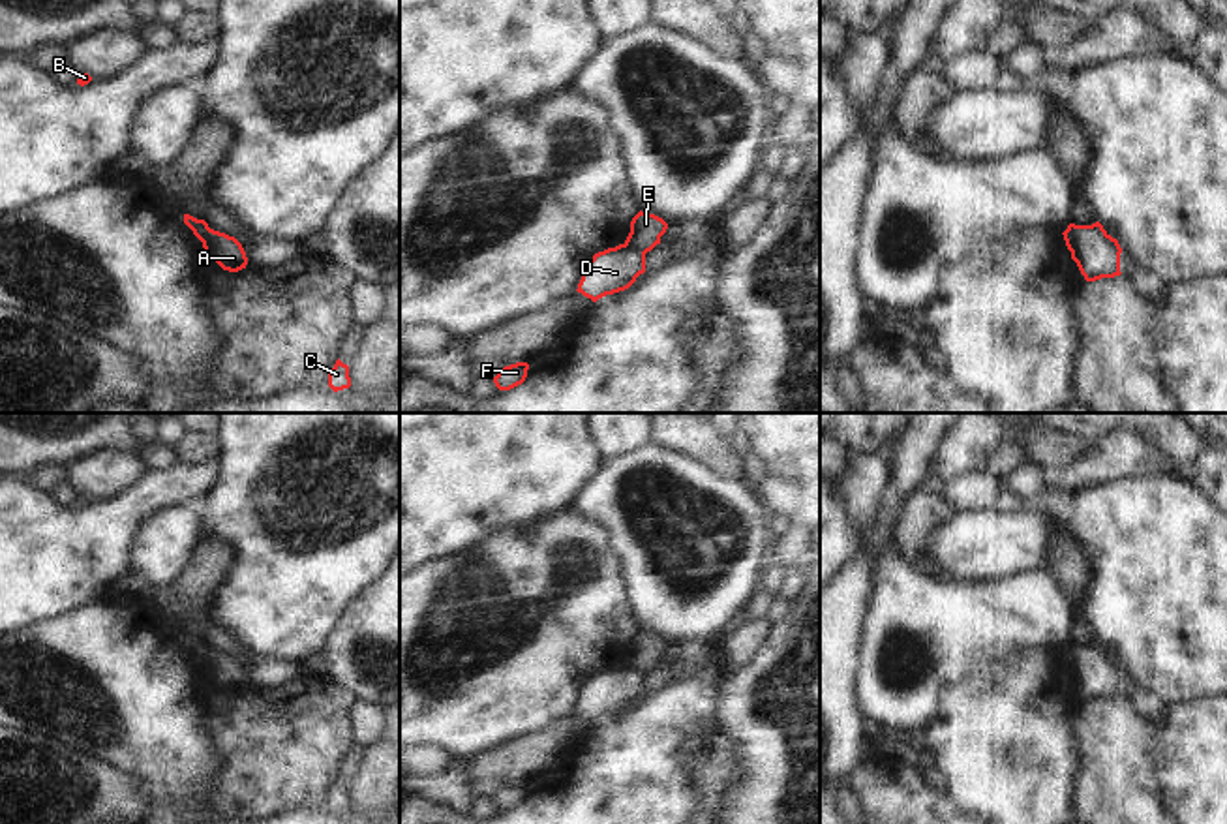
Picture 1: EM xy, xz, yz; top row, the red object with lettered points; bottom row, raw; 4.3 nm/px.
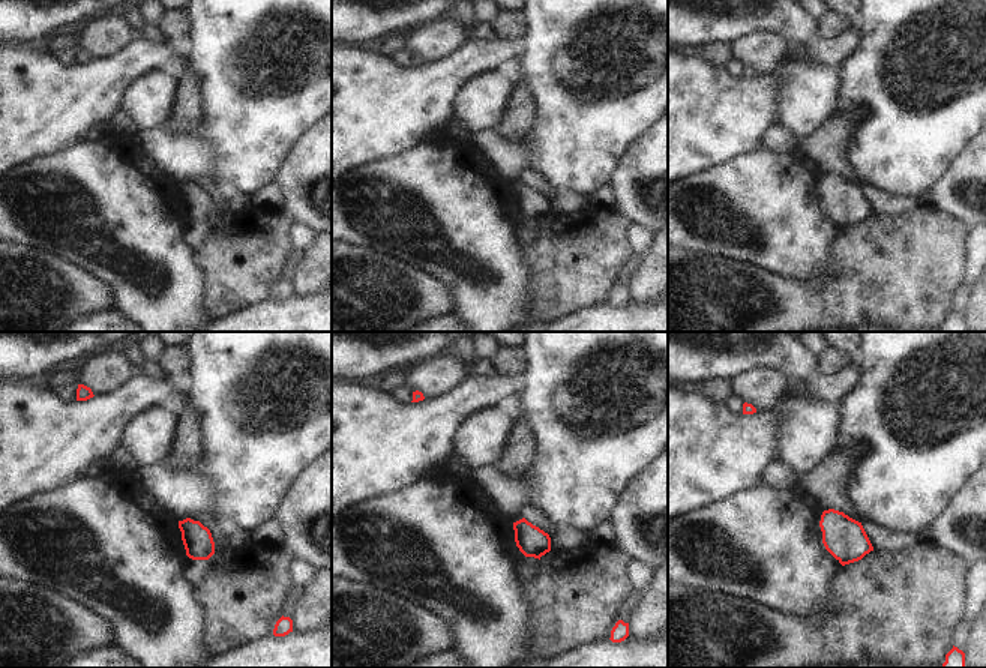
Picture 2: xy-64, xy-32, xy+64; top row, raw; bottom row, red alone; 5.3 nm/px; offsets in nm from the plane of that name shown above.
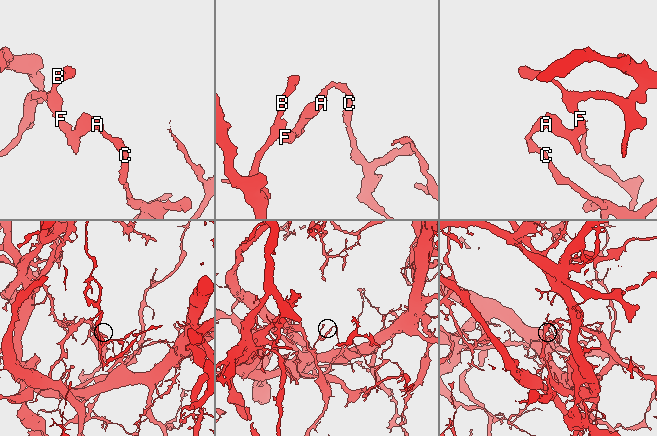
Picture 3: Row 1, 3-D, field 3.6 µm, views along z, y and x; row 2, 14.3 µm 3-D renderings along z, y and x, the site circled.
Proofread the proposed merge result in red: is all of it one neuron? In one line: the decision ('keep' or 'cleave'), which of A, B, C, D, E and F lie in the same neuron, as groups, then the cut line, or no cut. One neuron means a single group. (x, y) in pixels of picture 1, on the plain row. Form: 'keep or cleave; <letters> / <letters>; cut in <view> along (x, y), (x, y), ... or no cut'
cleave; A C E / B D F; cut in xy along (211, 650), (207, 678)

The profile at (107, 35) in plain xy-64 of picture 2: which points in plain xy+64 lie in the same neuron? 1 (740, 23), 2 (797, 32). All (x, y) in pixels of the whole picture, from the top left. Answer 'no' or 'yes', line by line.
1: no
2: no

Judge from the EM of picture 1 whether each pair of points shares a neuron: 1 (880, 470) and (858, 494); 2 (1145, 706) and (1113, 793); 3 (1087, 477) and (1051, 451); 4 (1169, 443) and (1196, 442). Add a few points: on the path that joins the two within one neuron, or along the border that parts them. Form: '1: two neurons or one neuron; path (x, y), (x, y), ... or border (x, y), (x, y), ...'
1: one neuron; path (875, 475), (862, 488)
2: two neurons; border (1128, 697), (1130, 704), (1156, 725)
3: two neurons; border (1096, 447), (1064, 470)
4: one neuron; path (1175, 443), (1190, 443)

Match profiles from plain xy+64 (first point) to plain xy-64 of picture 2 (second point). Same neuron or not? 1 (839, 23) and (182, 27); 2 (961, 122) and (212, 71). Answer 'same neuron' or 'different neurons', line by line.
1: same neuron
2: same neuron

